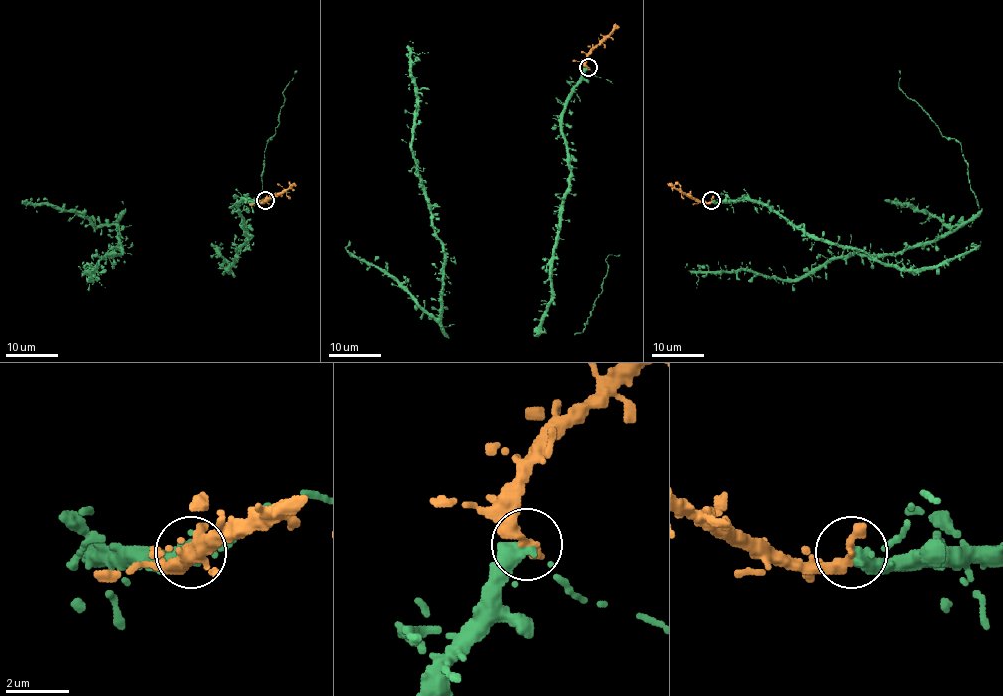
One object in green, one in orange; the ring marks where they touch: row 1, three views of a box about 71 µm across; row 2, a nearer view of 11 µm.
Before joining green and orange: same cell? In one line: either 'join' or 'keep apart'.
join

